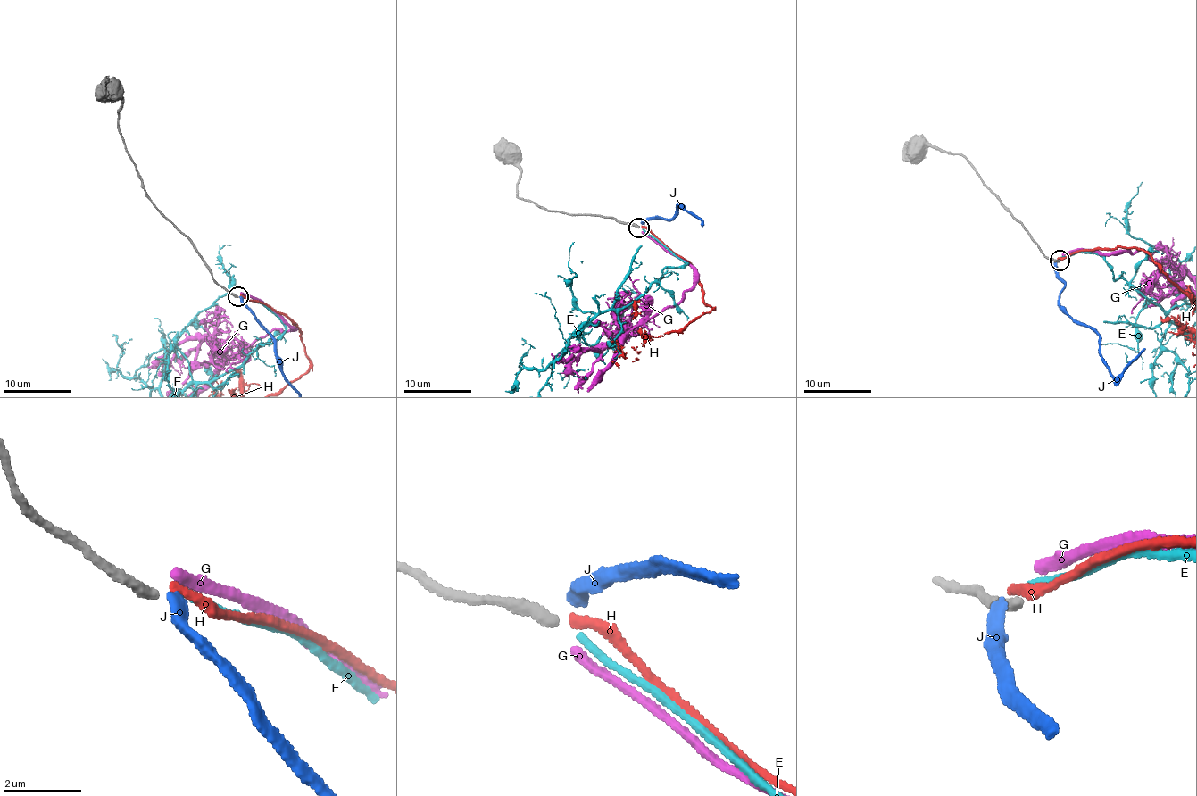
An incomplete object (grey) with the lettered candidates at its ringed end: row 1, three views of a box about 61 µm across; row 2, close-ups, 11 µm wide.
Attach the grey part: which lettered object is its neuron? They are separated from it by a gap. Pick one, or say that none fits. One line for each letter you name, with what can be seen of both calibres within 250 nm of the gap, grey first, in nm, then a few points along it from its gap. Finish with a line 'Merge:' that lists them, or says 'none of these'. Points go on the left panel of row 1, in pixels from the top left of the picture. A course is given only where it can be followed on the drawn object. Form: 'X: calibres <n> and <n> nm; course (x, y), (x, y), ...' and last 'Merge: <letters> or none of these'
E: calibres 280 and 180 nm
Merge: E

